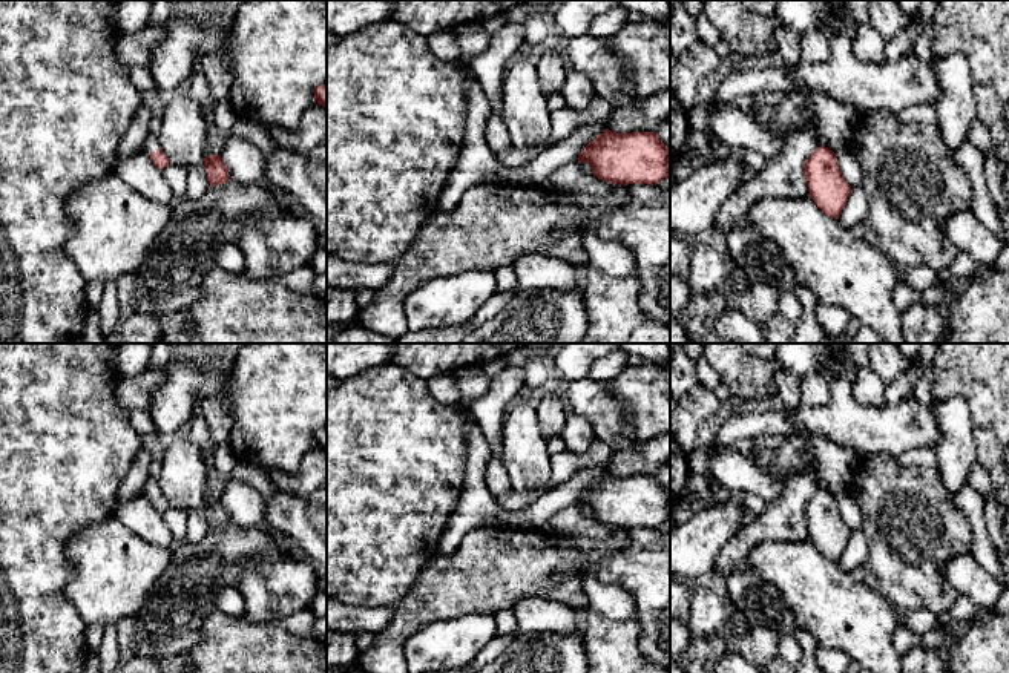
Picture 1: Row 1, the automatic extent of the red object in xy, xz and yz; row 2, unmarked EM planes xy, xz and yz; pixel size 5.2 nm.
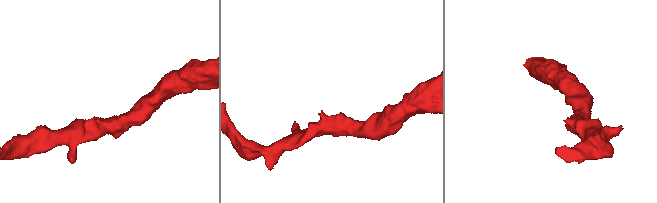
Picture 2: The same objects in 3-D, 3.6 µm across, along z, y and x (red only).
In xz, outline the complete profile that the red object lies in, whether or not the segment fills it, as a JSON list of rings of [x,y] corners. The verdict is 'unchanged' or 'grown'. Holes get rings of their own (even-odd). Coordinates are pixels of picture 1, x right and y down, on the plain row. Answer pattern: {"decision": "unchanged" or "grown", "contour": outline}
{"decision": "unchanged", "contour": [[[606,472],[590,484],[578,506],[589,506],[593,520],[618,529],[655,529],[670,521],[670,492],[656,475],[615,477]]]}

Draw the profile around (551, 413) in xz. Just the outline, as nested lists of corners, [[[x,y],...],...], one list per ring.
[[[554,386],[535,408],[538,425],[544,438],[561,435],[567,411],[569,409],[564,405],[558,386]]]

